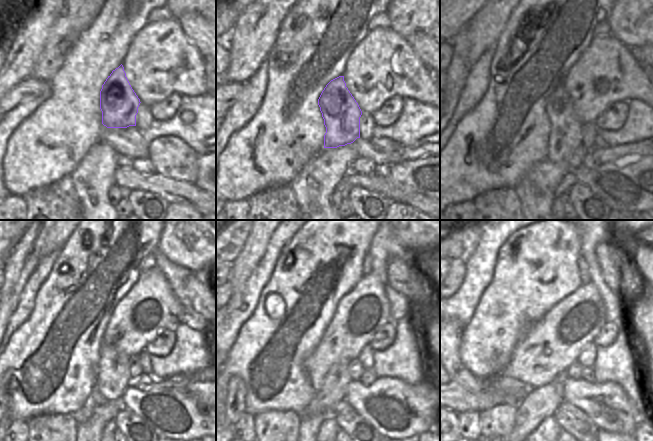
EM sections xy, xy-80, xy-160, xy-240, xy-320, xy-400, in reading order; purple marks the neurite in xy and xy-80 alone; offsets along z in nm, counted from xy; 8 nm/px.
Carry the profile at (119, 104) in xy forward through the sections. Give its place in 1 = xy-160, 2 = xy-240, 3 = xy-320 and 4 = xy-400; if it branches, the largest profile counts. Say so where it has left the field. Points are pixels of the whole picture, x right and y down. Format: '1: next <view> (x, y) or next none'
1: next xy-160 (565, 136)
2: next xy-240 (113, 377)
3: next xy-320 (333, 389)
4: next xy-400 (540, 403)

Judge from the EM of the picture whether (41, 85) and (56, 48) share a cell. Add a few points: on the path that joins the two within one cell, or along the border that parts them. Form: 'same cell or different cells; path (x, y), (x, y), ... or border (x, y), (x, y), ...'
different cells; border (31, 76), (49, 82)

